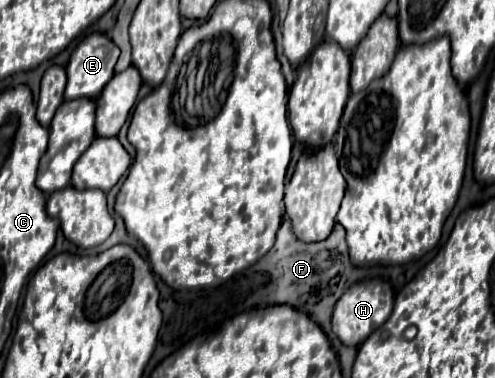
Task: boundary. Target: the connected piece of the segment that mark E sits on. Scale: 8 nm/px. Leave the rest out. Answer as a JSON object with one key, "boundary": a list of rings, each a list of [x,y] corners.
{"boundary":[[[106,34],[86,36],[70,56],[66,66],[68,84],[64,98],[90,98],[96,100],[108,80],[114,76],[114,64],[120,56],[120,48]]]}

